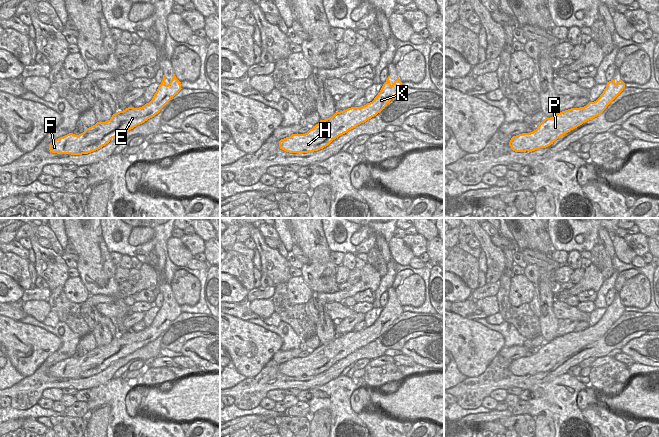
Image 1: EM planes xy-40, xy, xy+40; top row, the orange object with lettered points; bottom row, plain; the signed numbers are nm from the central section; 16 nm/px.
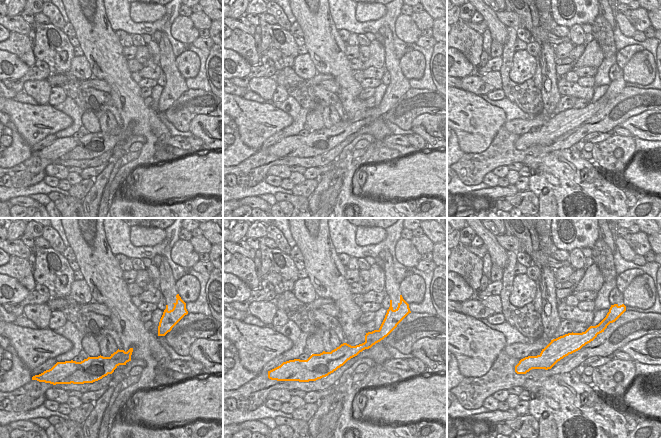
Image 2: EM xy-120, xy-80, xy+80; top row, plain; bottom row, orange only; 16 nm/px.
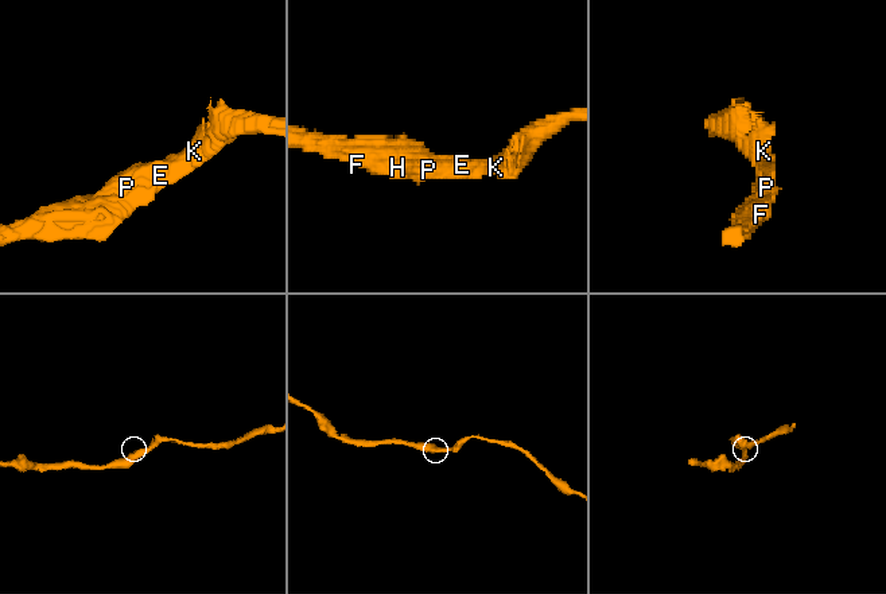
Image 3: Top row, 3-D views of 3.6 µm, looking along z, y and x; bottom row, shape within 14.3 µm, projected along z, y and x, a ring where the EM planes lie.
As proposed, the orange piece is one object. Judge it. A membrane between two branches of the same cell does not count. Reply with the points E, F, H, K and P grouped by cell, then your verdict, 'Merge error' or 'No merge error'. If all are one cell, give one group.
Groups: E F H K P. No merge error

